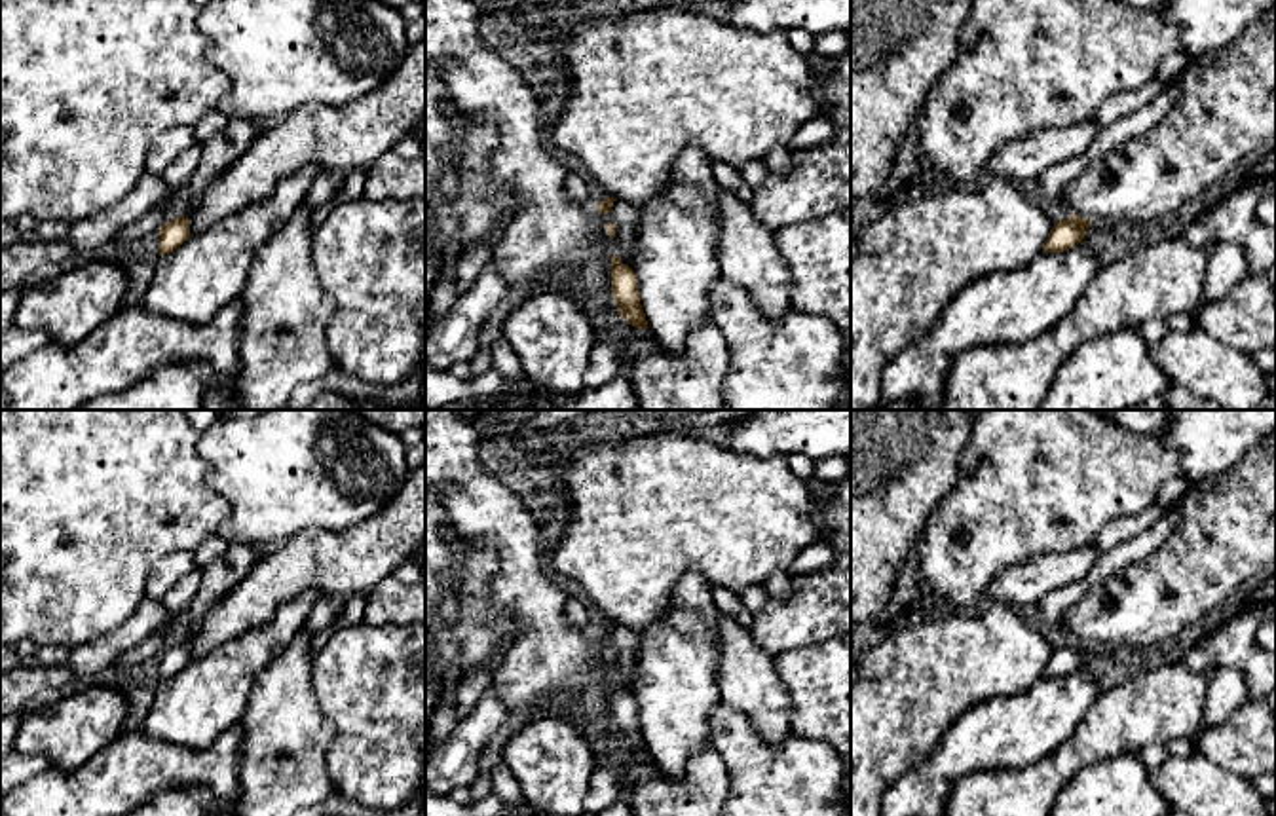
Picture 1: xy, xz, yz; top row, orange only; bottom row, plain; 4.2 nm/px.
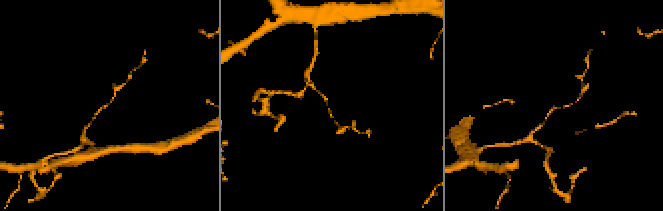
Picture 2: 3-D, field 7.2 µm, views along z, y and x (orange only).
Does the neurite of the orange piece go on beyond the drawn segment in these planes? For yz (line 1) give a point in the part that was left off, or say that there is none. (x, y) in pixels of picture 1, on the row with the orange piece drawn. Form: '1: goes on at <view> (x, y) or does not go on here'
1: does not go on here

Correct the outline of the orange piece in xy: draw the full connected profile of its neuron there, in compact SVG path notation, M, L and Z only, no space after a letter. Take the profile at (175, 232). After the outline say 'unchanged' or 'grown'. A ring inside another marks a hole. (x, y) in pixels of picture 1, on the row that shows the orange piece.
M186 216L163 222L158 233L160 233L158 239L160 256L177 250L192 235Z | unchanged

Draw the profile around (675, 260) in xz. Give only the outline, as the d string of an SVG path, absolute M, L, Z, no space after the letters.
M687 146L663 192L640 205L630 268L647 330L682 357L691 330L710 321L710 288L723 277L718 260L722 213L712 161Z

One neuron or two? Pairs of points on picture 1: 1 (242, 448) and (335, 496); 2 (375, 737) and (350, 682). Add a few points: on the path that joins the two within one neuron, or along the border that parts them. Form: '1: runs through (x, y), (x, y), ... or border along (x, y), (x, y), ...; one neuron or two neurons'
1: runs through (264, 465), (306, 467), (312, 473); one neuron
2: runs through (371, 723), (363, 695); one neuron

